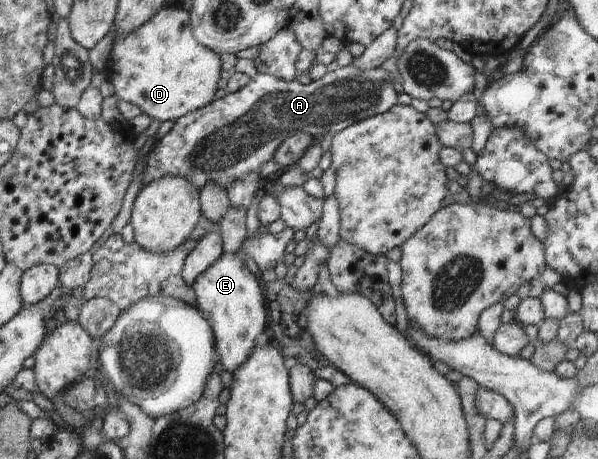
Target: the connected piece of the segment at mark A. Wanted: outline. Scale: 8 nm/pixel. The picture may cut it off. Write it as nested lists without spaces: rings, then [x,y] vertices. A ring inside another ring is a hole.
[[[353,64],[338,67],[335,72],[327,72],[320,80],[305,85],[259,74],[251,78],[243,89],[228,92],[223,98],[213,100],[205,107],[174,121],[171,130],[147,153],[142,187],[163,176],[175,176],[189,181],[199,191],[209,183],[227,189],[229,184],[246,175],[260,175],[261,165],[274,159],[275,152],[288,137],[296,133],[308,133],[315,139],[322,139],[327,133],[336,134],[354,123],[391,109],[397,104],[398,93],[393,88],[394,82],[387,81],[389,76],[389,72],[383,68],[360,70]]]

